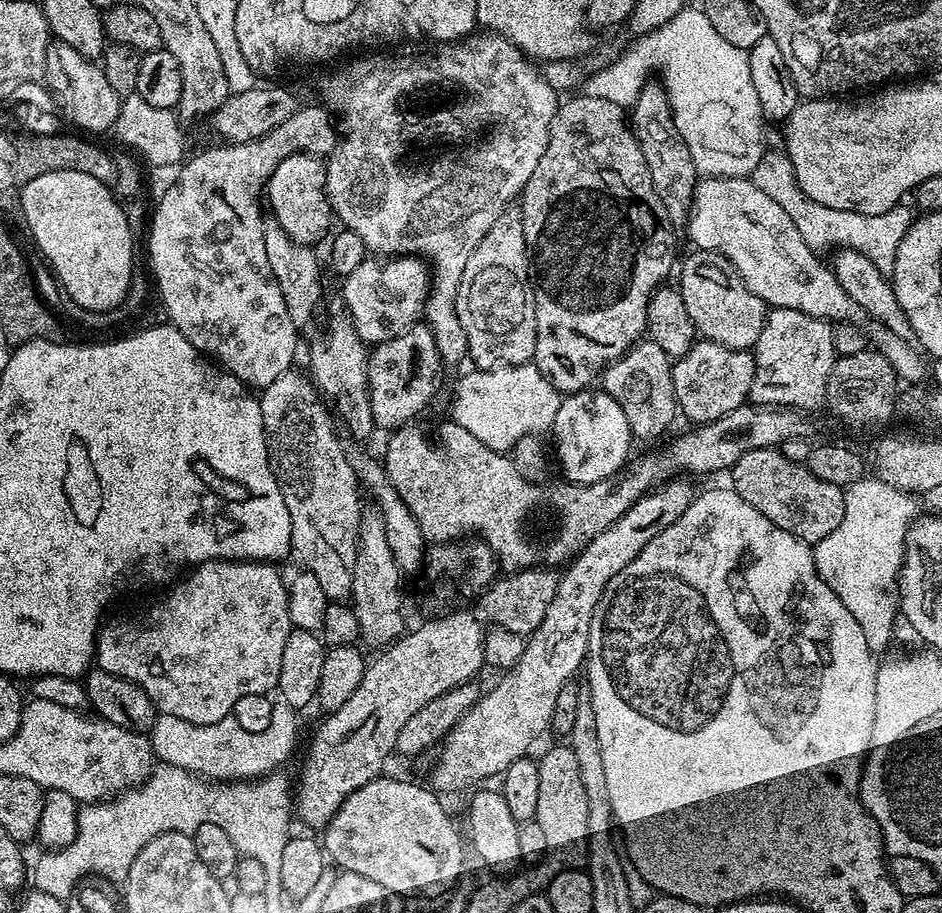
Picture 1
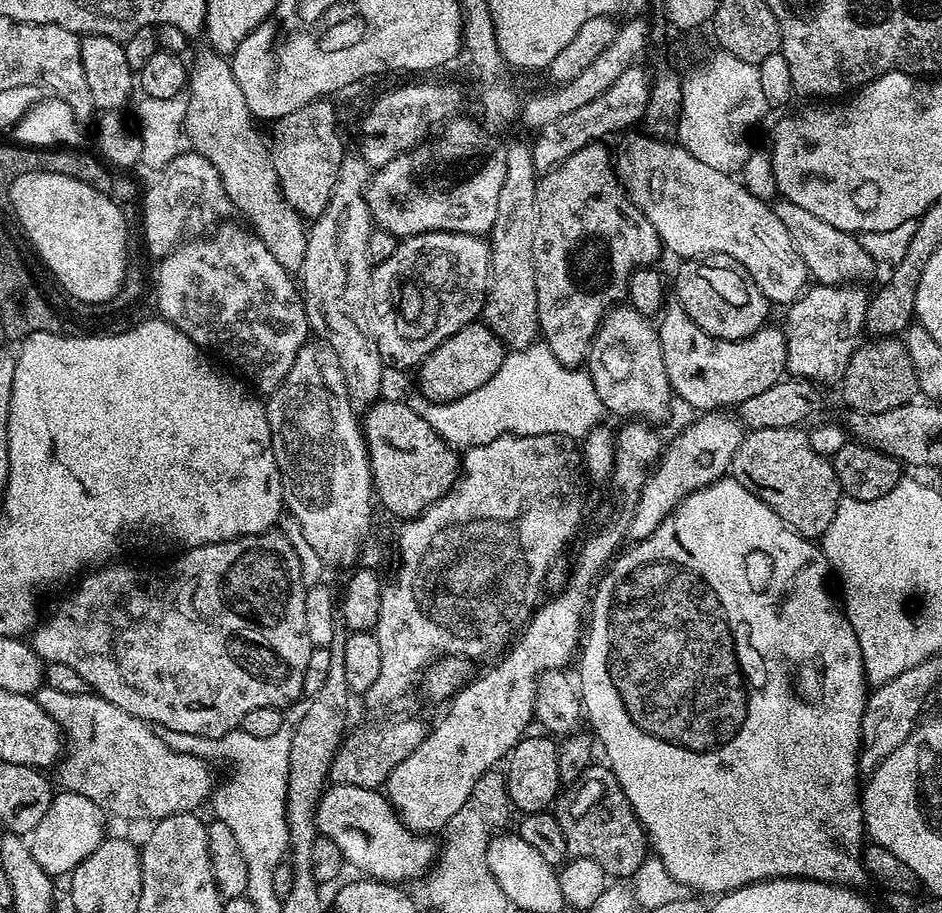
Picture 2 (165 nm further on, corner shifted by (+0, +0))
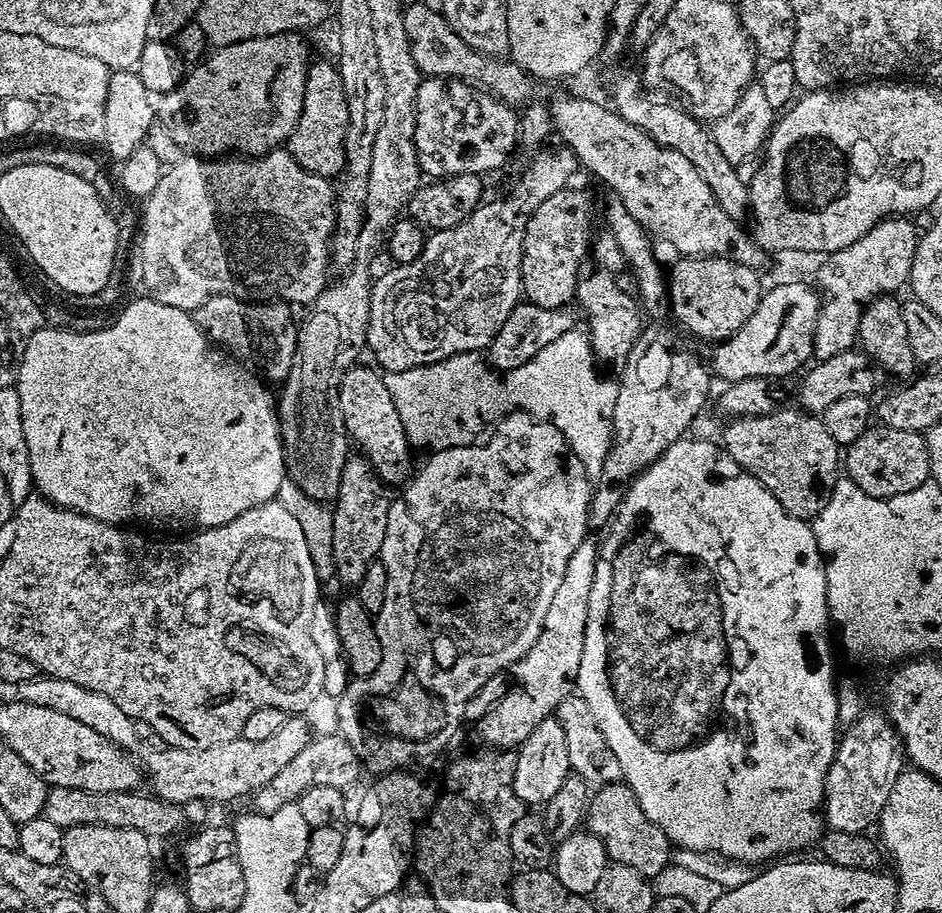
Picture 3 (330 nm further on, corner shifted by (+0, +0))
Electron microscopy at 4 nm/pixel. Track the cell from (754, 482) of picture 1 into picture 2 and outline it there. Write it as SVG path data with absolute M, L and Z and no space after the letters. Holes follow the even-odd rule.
M800 426L749 431L734 454L730 476L746 486L746 490L750 490L750 494L754 494L763 504L770 506L770 510L782 518L786 527L813 542L819 541L830 522L834 522L834 514L842 499L840 483L832 469L831 459L822 454L814 454L807 431Z

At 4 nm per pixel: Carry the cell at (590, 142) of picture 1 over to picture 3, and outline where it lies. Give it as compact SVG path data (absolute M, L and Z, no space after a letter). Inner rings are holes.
M569 186L546 198L526 226L520 282L527 303L562 308L571 305L572 295L577 295L580 265L590 248L588 227L592 224L592 196L576 187Z

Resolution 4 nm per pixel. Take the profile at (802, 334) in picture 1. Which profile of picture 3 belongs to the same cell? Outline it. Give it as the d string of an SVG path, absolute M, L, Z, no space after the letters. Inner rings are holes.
M893 214L862 234L858 242L837 252L827 253L815 279L822 297L812 347L817 361L849 351L857 343L864 307L877 296L899 293L899 288L909 283L918 228L916 232L915 226L908 220L911 219Z

